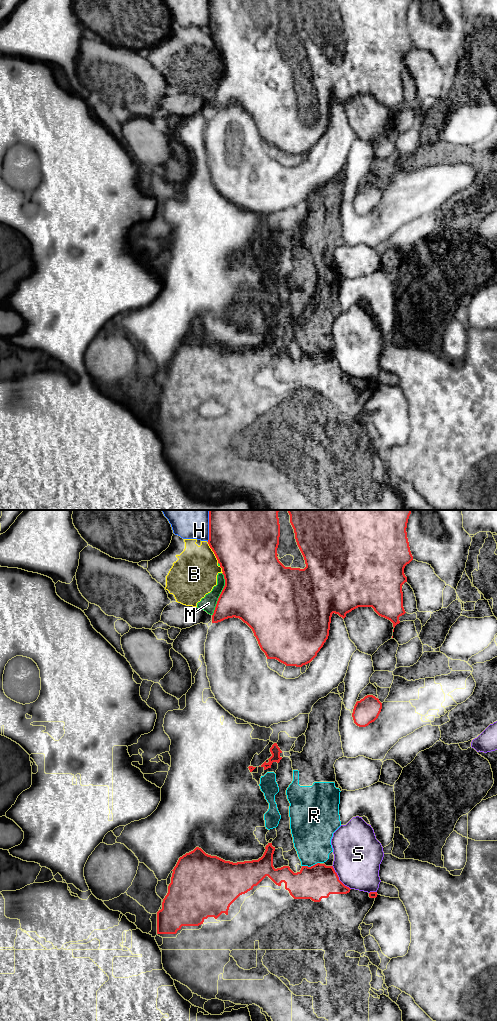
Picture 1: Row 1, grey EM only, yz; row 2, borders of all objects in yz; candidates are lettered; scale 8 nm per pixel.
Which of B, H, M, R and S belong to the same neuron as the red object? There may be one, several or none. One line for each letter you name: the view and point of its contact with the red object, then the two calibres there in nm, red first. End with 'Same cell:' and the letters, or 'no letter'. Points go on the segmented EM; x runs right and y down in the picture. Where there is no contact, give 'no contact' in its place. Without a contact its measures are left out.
Same cell: no letter

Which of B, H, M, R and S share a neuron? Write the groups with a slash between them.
B M / H / R / S

